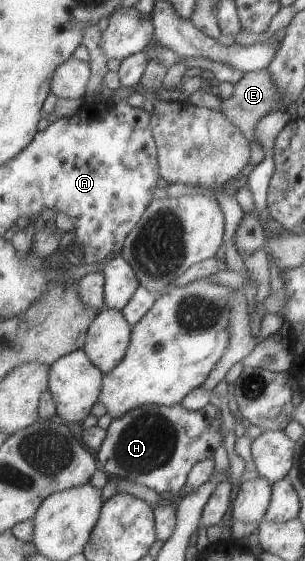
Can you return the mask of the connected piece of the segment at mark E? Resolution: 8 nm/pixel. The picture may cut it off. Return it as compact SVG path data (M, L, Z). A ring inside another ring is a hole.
M267 67L244 73L231 89L232 95L221 99L220 113L252 143L257 122L271 112L284 111L280 93L274 89Z

